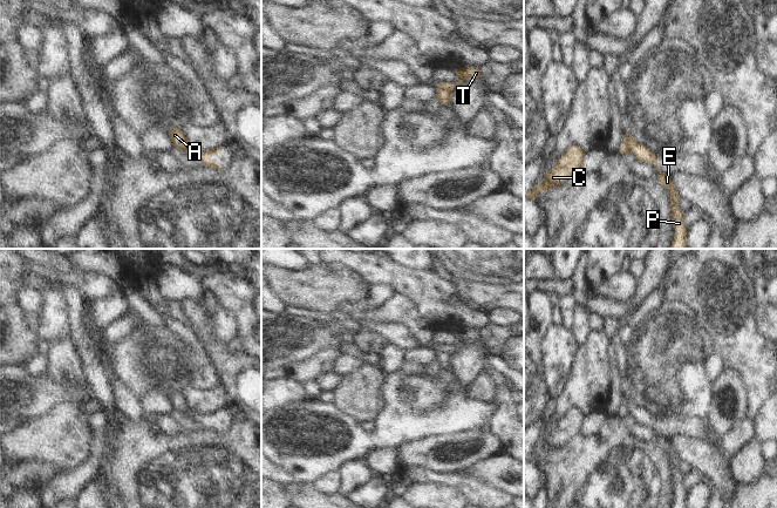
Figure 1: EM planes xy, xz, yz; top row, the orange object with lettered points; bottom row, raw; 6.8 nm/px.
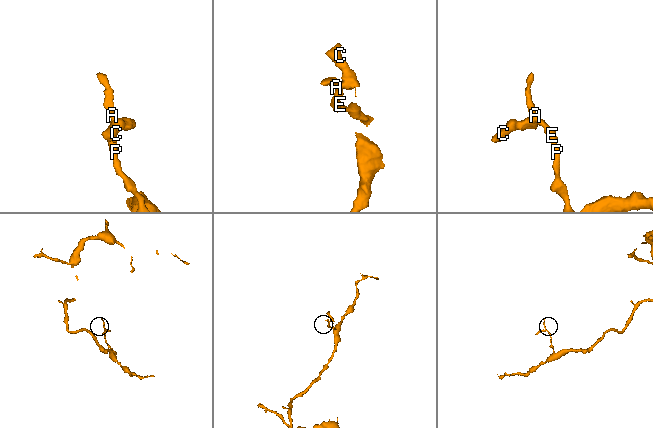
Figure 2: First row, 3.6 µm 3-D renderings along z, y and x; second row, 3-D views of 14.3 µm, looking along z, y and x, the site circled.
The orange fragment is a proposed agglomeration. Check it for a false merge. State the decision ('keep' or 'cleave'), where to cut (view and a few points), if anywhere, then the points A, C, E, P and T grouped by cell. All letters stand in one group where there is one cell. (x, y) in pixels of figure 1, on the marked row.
cleave; cut xz (437, 87), (451, 93); groups A E P / C T

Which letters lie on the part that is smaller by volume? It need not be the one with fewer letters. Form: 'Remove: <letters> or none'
Remove: C, T

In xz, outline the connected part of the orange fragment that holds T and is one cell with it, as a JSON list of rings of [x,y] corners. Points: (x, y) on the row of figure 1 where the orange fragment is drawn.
[[[471,67],[459,68],[454,70],[458,75],[458,81],[450,83],[450,82],[441,82],[437,83],[437,88],[442,90],[449,90],[452,93],[452,90],[461,83],[463,83],[465,80],[471,81],[476,80],[483,76],[480,69],[475,69]]]

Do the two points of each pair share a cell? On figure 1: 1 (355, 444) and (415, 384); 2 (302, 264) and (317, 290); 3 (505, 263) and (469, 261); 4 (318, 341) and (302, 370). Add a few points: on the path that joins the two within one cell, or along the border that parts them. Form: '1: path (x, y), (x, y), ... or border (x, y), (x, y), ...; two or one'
1: path (374, 440), (411, 402); one
2: border (278, 265), (293, 270), (307, 270), (312, 265); two
3: path (496, 261), (478, 261); one
4: border (336, 350), (324, 349), (284, 367); two

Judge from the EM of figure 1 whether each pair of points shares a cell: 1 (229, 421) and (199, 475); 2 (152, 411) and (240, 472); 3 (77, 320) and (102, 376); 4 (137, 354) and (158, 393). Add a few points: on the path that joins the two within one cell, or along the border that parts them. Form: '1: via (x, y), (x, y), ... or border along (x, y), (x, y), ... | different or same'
1: border along (227, 408), (234, 424), (223, 432) | different
2: border along (145, 419), (154, 425) | different
3: via (80, 334), (93, 361) | same
4: border along (168, 393), (163, 387), (155, 386), (141, 399) | different

